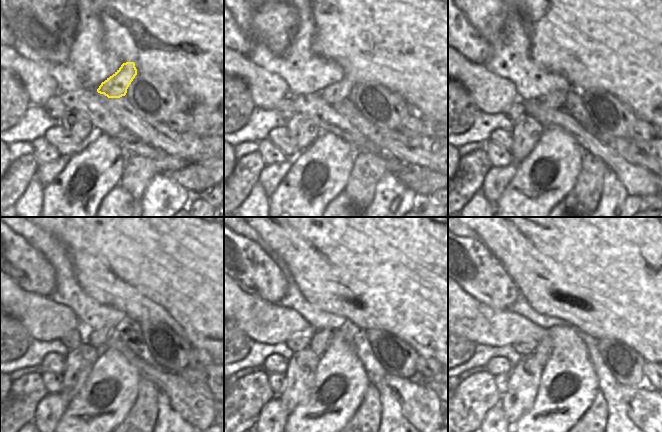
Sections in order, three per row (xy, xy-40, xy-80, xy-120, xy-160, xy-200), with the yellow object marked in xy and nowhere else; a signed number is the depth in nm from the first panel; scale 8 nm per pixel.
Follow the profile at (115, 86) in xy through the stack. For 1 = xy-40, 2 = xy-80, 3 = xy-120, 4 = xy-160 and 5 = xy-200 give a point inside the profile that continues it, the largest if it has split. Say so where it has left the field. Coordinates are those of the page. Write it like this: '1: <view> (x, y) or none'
1: xy-40 (334, 93)
2: xy-80 (555, 99)
3: xy-120 (97, 338)
4: xy-160 (321, 339)
5: xy-200 (543, 351)

